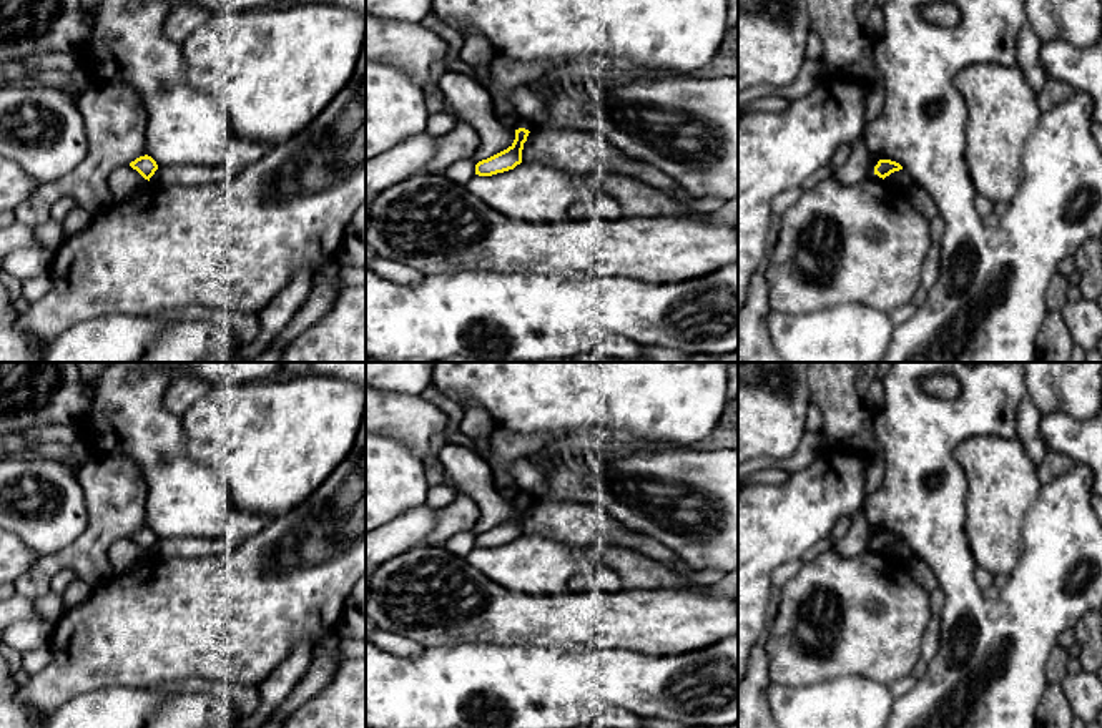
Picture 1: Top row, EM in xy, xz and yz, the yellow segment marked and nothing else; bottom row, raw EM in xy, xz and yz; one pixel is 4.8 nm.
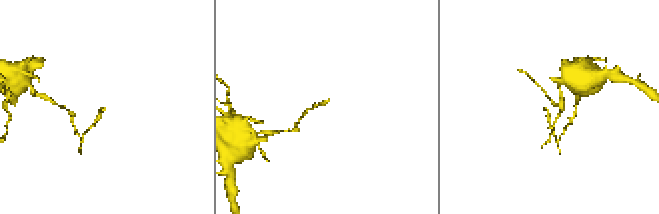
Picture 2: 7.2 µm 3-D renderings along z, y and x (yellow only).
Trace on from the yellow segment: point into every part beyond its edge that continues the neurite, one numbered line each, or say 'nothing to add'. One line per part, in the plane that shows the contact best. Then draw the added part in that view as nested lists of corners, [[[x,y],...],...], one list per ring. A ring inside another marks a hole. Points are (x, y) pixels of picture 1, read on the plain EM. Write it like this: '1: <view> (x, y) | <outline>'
nothing to add

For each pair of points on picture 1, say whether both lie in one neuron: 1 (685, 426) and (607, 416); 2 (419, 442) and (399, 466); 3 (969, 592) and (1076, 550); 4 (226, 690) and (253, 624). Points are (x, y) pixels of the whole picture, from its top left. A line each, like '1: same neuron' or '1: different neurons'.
1: same neuron
2: different neurons
3: same neuron
4: different neurons

